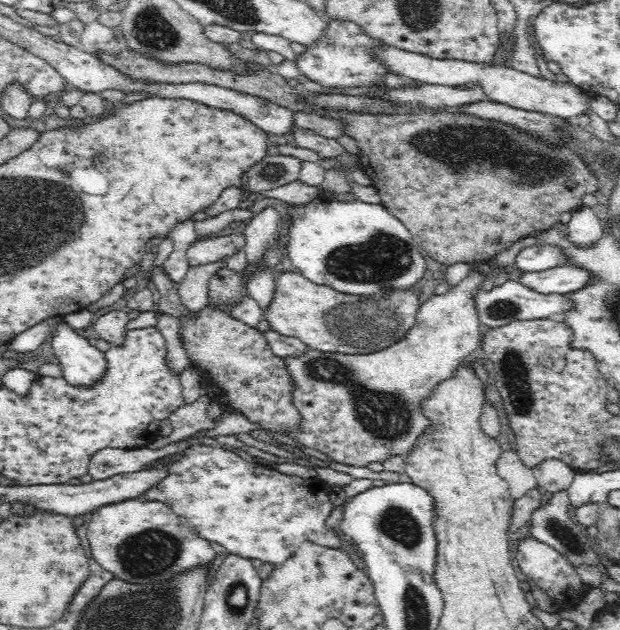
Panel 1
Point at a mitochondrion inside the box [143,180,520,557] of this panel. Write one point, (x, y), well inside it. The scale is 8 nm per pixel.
(384, 413)

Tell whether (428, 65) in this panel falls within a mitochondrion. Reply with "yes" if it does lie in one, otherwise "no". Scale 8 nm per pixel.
no

